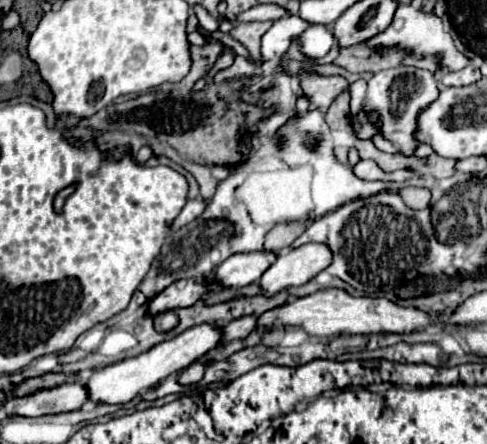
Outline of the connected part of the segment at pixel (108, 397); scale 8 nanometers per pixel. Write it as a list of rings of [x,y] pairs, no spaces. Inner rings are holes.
[[[191,327],[189,331],[183,331],[181,335],[169,339],[169,341],[163,341],[137,357],[123,359],[119,363],[97,369],[85,383],[87,397],[95,403],[109,403],[109,405],[131,401],[141,391],[153,387],[155,383],[163,381],[165,377],[169,377],[173,373],[183,371],[185,367],[195,363],[199,357],[203,357],[207,351],[215,349],[217,347],[217,331],[221,331],[221,329],[219,327]]]

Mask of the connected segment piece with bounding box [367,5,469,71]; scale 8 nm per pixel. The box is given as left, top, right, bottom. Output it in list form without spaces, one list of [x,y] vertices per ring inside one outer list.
[[[411,5],[399,7],[397,13],[395,13],[395,21],[383,33],[375,35],[367,45],[369,45],[371,51],[375,51],[377,47],[395,47],[395,45],[399,45],[403,49],[409,49],[413,55],[441,55],[443,53],[441,63],[447,65],[451,71],[459,71],[469,63],[469,59],[455,49],[455,41],[451,39],[451,35],[441,31],[441,19],[435,17],[433,13],[415,11]]]

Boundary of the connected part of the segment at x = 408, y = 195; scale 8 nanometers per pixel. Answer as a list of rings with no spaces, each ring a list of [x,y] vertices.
[[[405,187],[405,189],[399,191],[399,195],[409,209],[425,209],[425,207],[431,205],[431,193],[427,189]]]

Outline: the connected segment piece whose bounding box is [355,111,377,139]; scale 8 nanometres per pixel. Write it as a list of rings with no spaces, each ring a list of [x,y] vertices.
[[[363,111],[359,113],[359,121],[361,121],[361,127],[355,127],[355,129],[357,129],[357,135],[361,139],[371,139],[373,135],[377,135],[377,127],[369,127],[369,123],[365,123],[365,113]]]

